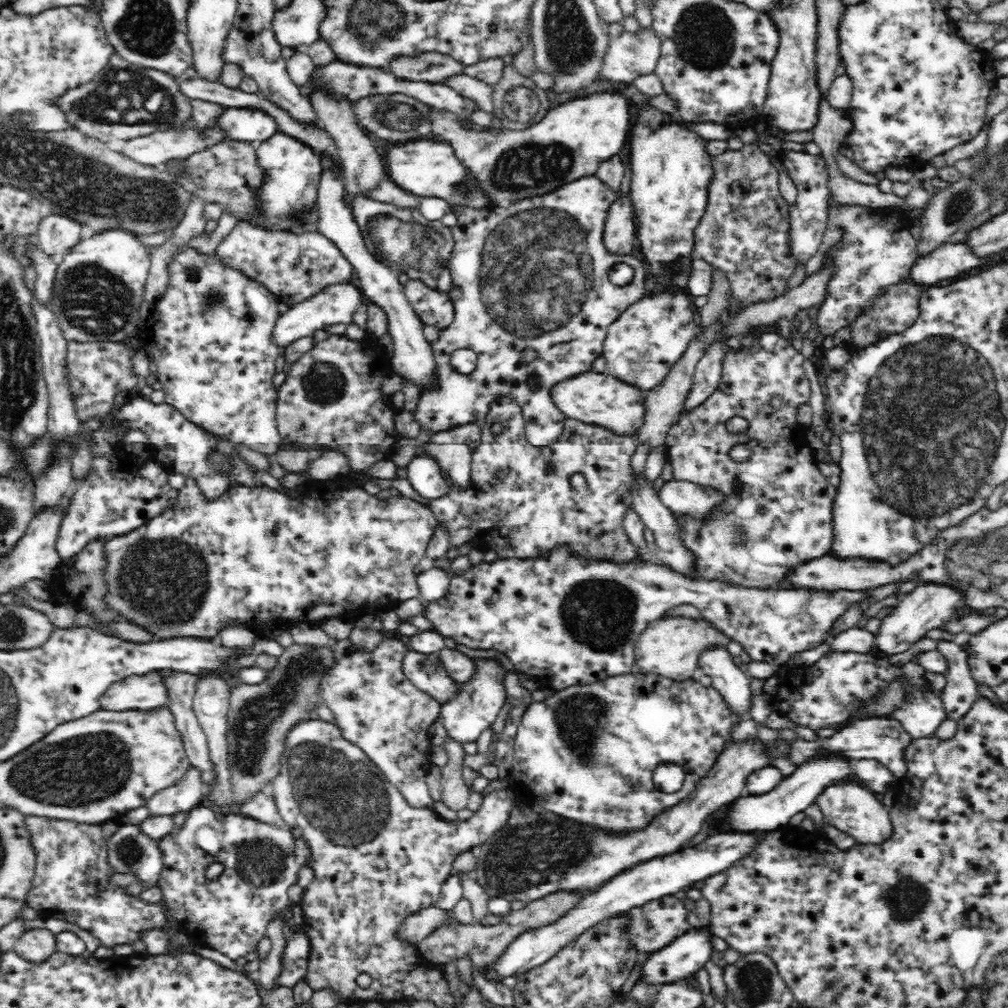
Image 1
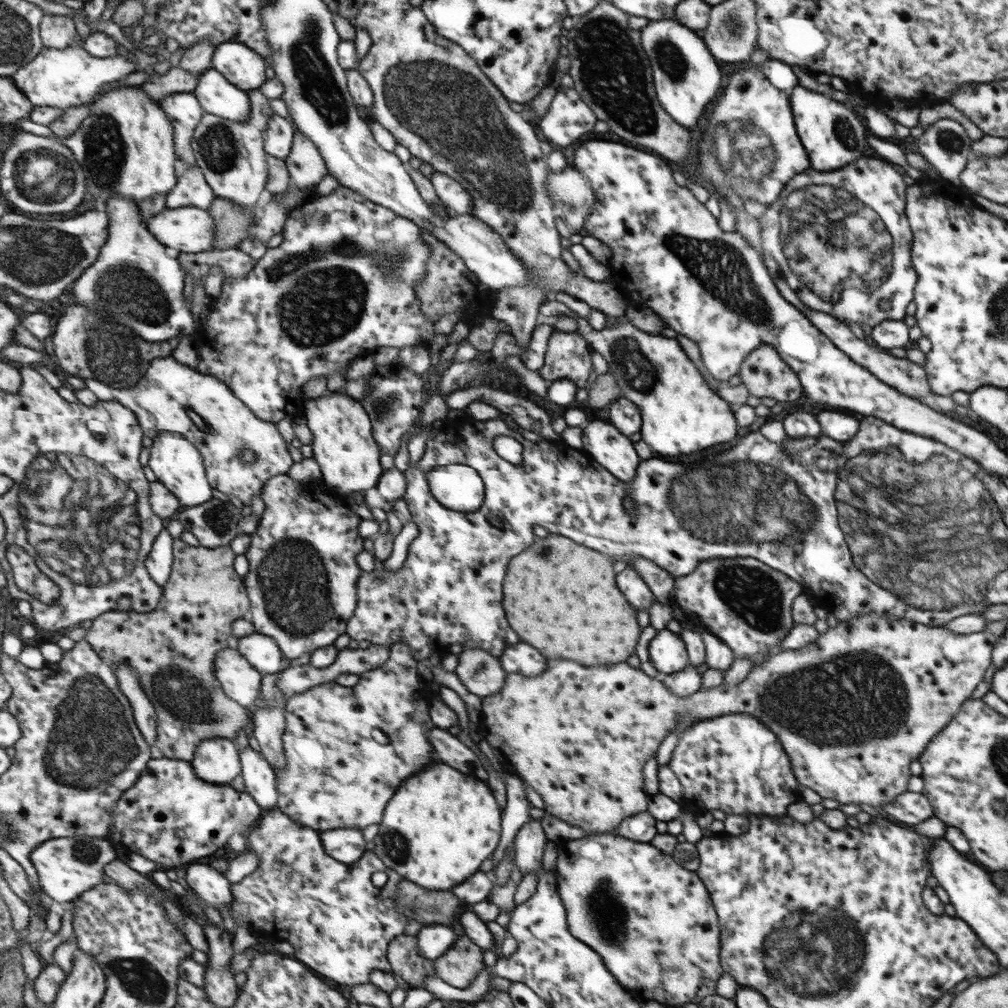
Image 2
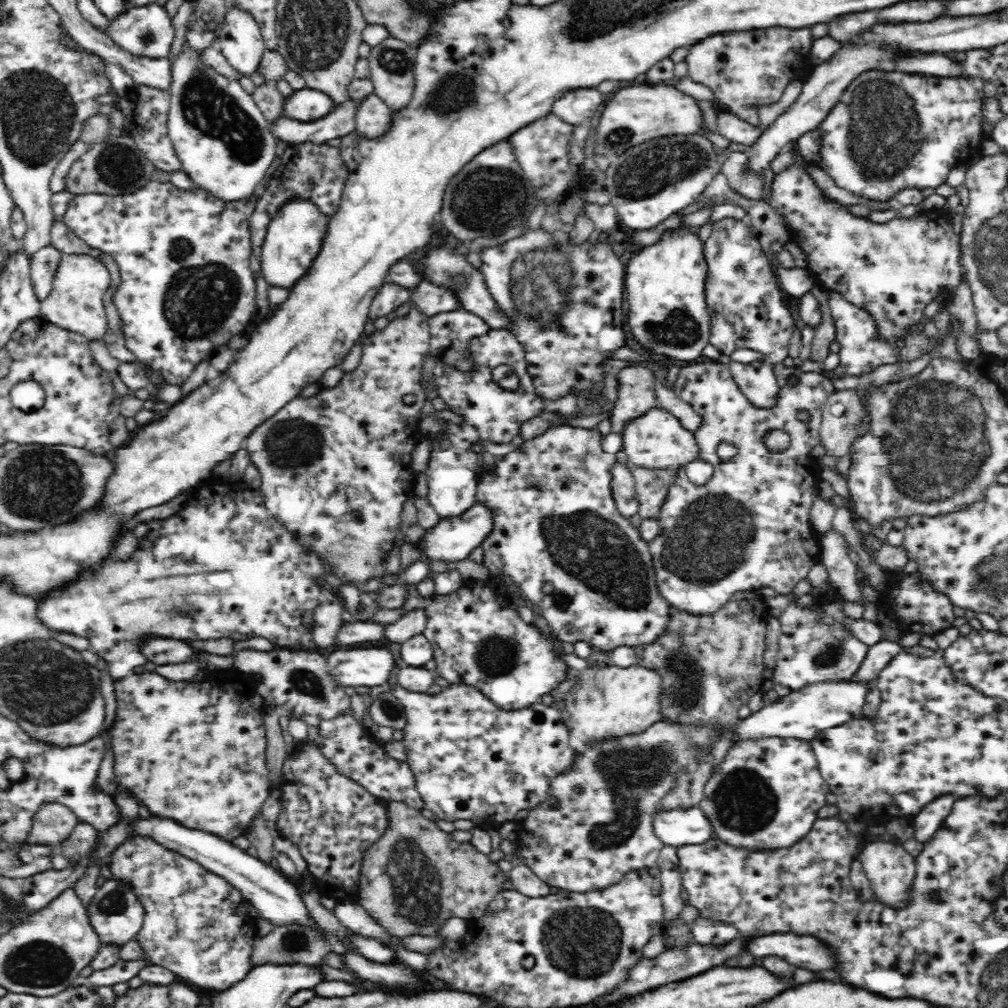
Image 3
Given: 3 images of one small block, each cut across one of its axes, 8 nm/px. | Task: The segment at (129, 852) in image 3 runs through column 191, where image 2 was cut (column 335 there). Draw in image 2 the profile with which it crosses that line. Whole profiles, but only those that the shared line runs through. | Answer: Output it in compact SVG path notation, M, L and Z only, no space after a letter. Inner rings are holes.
M266 810L261 824L247 835L248 850L258 853L259 867L239 884L233 885L235 902L230 910L236 924L248 925L254 934L264 934L273 943L289 942L295 949L295 957L301 958L312 970L333 984L366 984L373 970L391 972L388 958L389 943L394 937L404 933L409 918L397 909L396 900L400 893L402 878L398 872L388 870L385 861L373 851L367 851L353 865L340 862L325 848L322 831L292 820L291 816ZM384 872L388 881L384 886L374 886L372 875Z

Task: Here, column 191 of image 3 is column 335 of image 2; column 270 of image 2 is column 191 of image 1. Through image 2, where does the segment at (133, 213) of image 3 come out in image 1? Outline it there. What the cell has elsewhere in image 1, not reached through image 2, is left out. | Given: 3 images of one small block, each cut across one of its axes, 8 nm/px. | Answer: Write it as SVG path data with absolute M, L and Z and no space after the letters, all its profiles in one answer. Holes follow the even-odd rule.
M192 247L185 248L181 253L178 253L170 266L169 285L163 295L154 302L150 319L144 325L145 327L152 327L154 331L153 340L156 343L154 348L158 350L152 350L149 354L151 362L156 365L158 380L163 384L166 403L174 406L190 422L198 424L214 434L220 434L232 442L246 444L250 450L256 450L256 452L271 456L279 448L287 444L287 439L281 435L281 430L278 430L277 406L280 389L278 390L276 384L274 384L274 376L277 373L276 359L282 354L282 348L274 341L274 328L279 317L278 309L276 309L278 297L262 287L258 282L254 282L242 275L240 271L226 267L220 260L216 260L216 257L198 253Z

